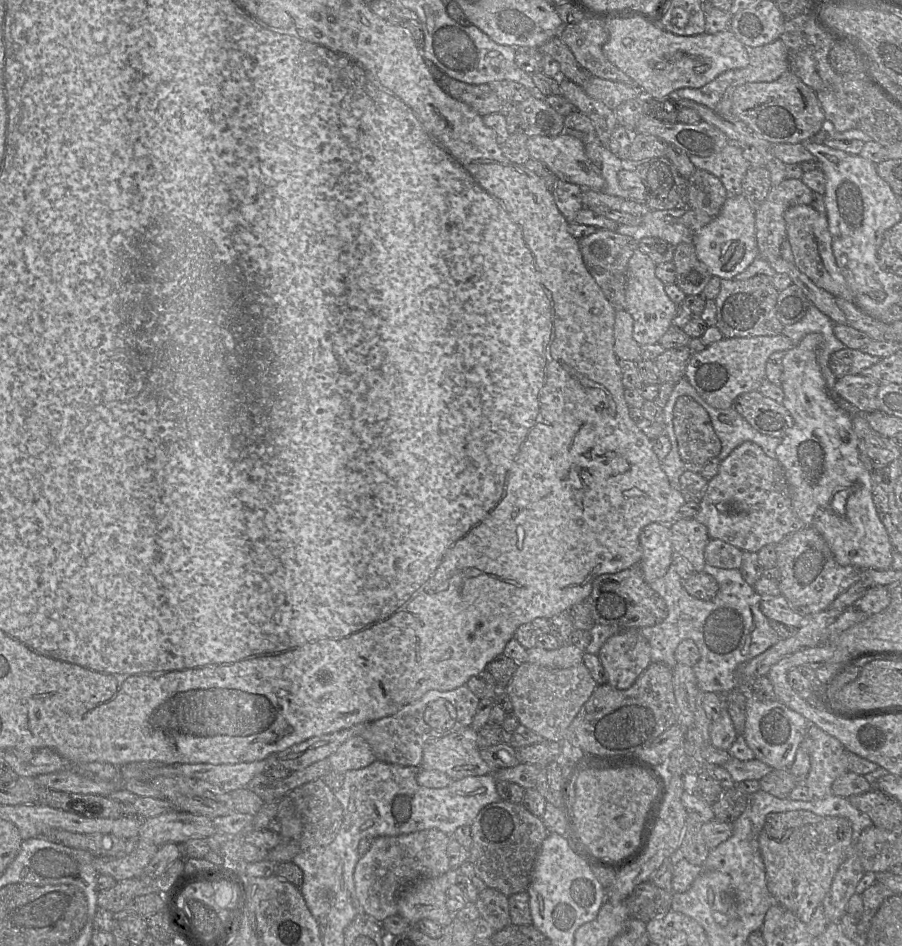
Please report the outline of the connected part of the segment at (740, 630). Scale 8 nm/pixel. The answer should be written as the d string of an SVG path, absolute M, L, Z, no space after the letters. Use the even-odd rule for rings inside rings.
M672 563L664 576L648 583L665 601L667 607L665 620L655 626L644 628L595 624L590 630L591 642L583 653L598 654L611 636L623 630L639 629L649 642L652 662L663 663L674 669L678 663L674 652L681 641L691 639L700 652L700 659L693 667L700 691L725 695L738 688L738 667L765 652L781 638L760 609L763 597L743 579L740 569L722 569L706 563L703 571L713 576L719 585L719 590L713 599L704 601L688 594Z

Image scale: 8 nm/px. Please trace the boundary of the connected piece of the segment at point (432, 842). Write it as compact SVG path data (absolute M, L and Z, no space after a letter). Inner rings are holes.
M438 829L374 838L354 871L356 895L363 912L378 921L398 914L397 901L403 891L422 878L439 877L451 869L447 855L450 839Z

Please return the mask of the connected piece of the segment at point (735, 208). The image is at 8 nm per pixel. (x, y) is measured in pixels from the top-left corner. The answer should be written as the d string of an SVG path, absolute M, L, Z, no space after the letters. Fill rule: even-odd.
M742 195L728 196L720 213L693 235L698 259L712 276L720 279L735 279L759 256L756 239L754 207Z

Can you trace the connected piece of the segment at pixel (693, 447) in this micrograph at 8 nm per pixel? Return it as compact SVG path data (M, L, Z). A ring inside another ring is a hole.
M680 396L673 410L673 427L678 451L686 470L701 472L721 451L708 412L692 397Z

